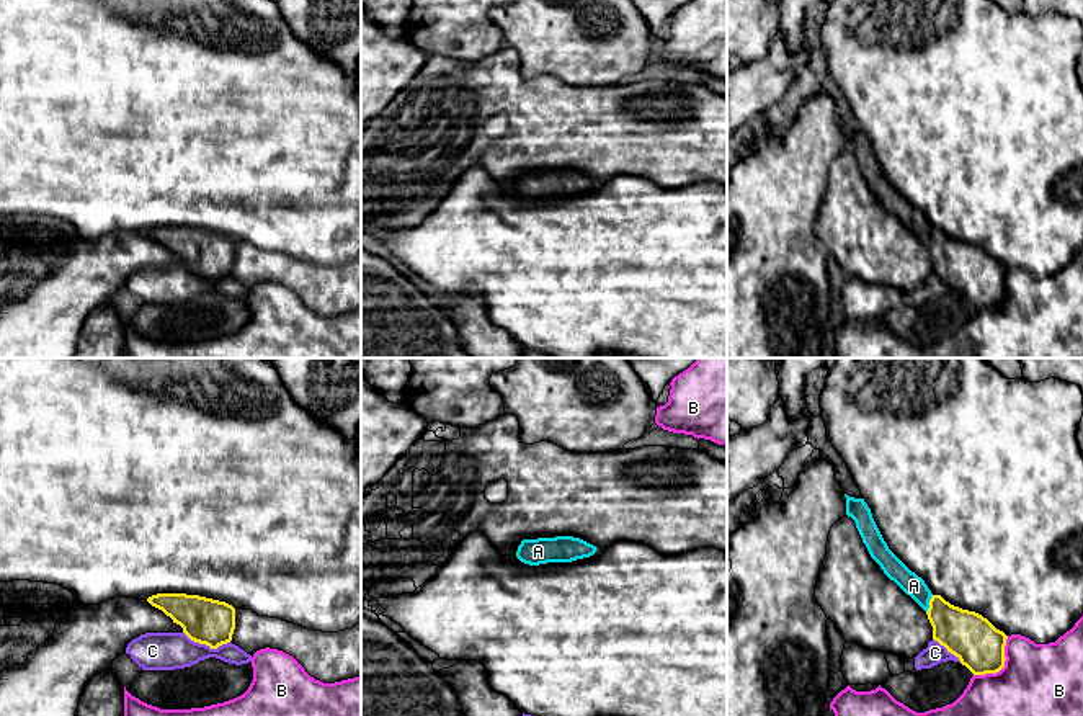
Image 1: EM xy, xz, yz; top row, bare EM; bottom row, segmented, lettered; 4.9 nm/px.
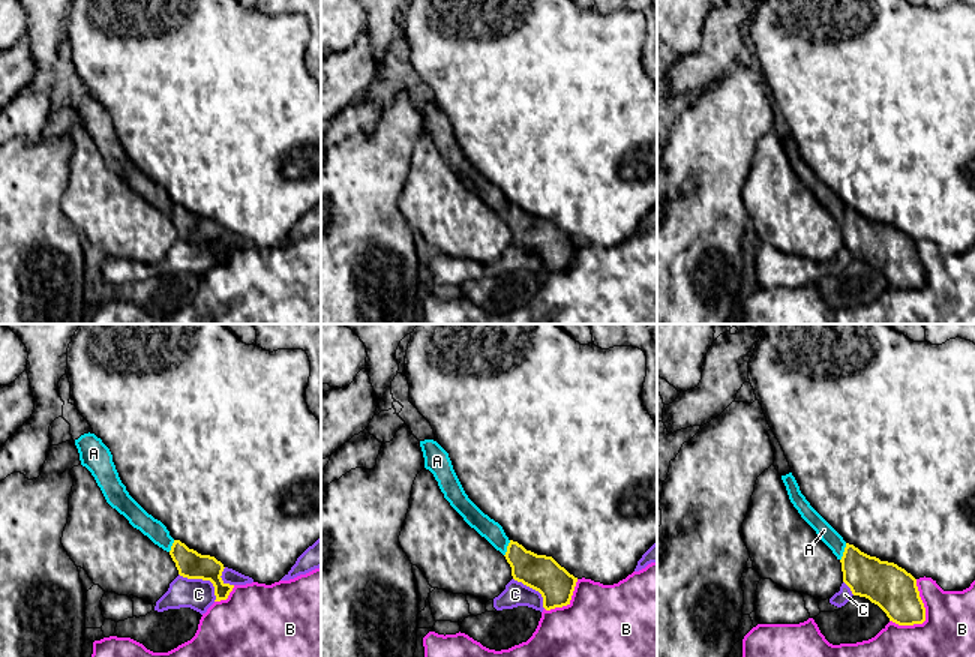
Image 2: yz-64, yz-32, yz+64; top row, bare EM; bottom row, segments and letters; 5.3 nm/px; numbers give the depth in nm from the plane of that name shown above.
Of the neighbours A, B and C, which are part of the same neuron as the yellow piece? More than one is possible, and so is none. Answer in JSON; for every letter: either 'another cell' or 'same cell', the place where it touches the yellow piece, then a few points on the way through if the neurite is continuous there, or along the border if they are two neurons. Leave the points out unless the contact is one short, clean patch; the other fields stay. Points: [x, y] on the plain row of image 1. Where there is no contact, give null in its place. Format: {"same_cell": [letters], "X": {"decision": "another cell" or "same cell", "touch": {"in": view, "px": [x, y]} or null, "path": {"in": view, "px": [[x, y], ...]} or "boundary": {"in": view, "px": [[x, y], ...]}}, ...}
{"same_cell": ["A"], "A": {"decision": "same cell", "touch": {"in": "yz", "px": [930, 237]}, "path": {"in": "yz", "px": [[967, 268], [959, 265], [930, 237], [913, 219]]}}, "B": {"decision": "another cell", "touch": {"in": "yz", "px": [1003, 299]}}, "C": {"decision": "another cell", "touch": {"in": "xy", "px": [206, 278]}}}

